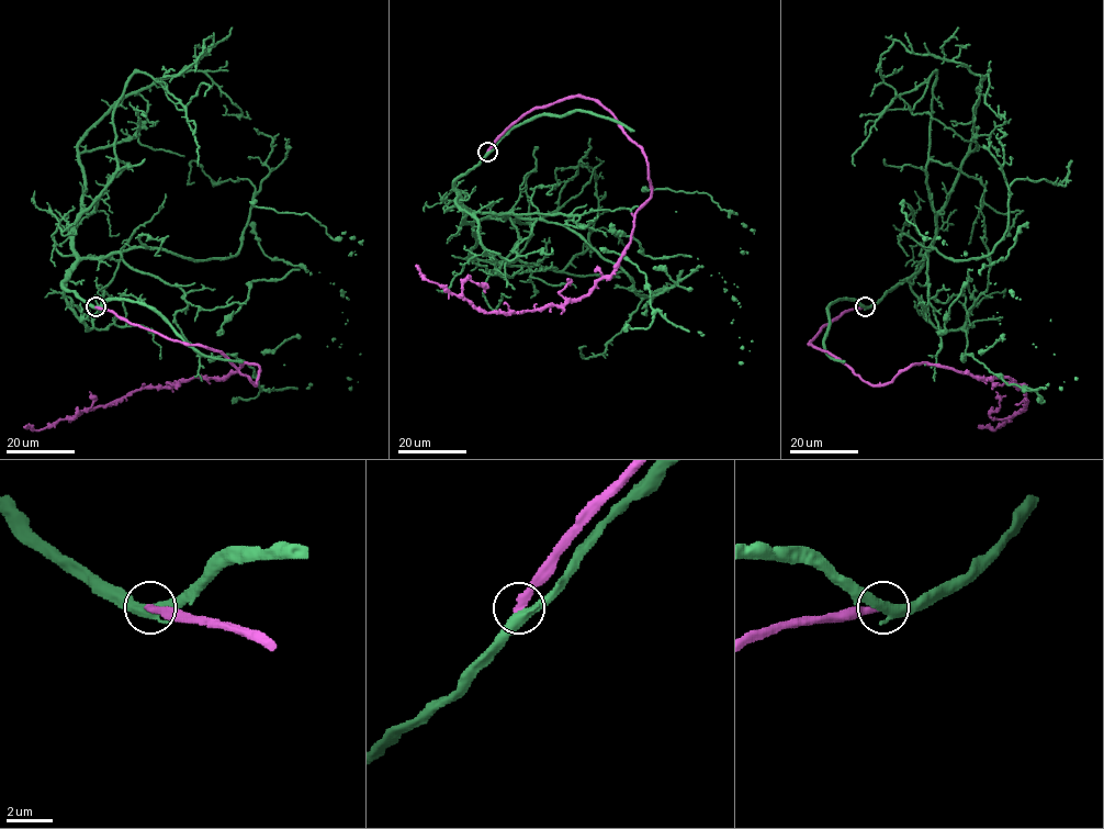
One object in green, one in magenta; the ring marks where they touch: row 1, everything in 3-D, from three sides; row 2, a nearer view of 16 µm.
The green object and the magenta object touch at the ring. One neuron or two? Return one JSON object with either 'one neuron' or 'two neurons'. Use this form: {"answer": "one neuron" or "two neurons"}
{"answer": "two neurons"}

